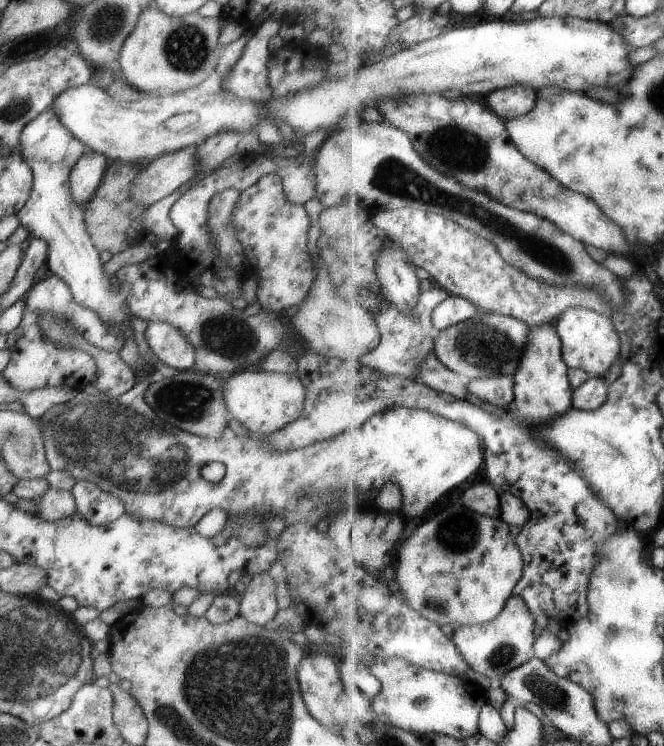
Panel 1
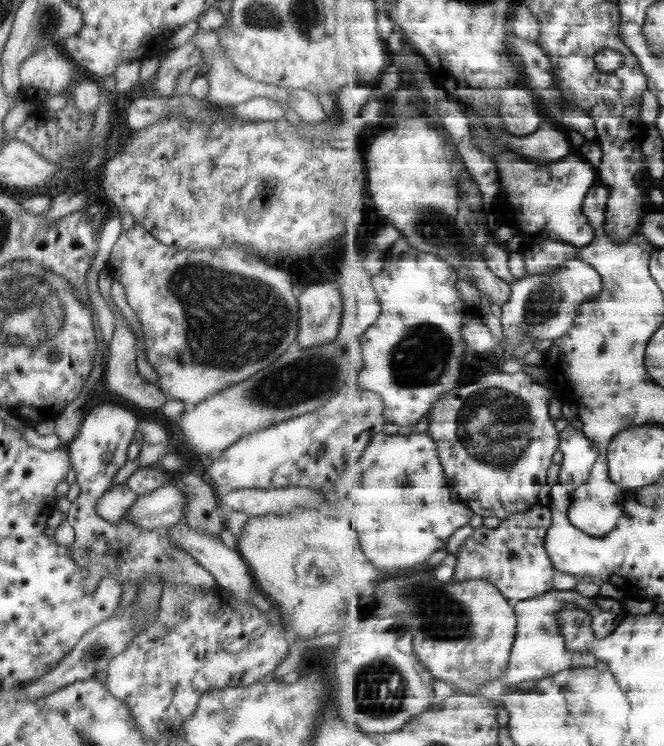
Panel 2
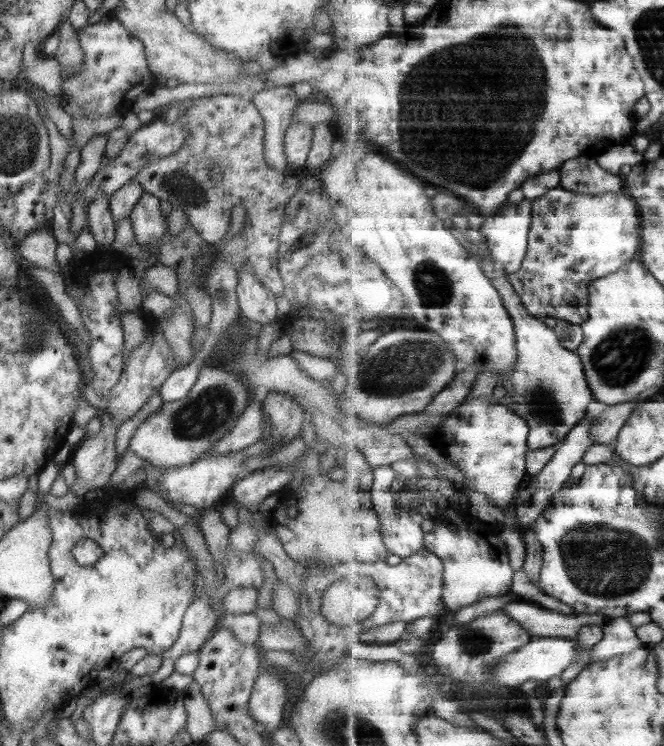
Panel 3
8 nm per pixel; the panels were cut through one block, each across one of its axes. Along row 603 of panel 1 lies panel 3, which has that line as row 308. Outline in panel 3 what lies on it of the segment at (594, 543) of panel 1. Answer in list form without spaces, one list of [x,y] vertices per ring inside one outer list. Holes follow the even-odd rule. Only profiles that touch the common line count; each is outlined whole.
[[[561,186],[551,189],[547,194],[543,194],[541,198],[533,200],[532,225],[530,228],[530,242],[527,256],[523,262],[522,268],[519,269],[517,273],[507,273],[507,276],[509,276],[515,290],[518,291],[523,304],[526,306],[527,310],[535,316],[535,318],[543,320],[544,318],[547,318],[547,316],[550,316],[557,321],[567,320],[567,322],[581,325],[590,317],[590,293],[588,292],[590,284],[598,278],[603,278],[604,276],[617,272],[623,266],[627,265],[627,262],[632,262],[639,258],[639,252],[642,250],[641,222],[642,220],[639,220],[637,204],[635,204],[629,196],[621,194],[621,191],[619,191],[619,194],[611,194],[611,192],[607,192],[607,194],[597,194],[597,196],[591,194],[591,196],[589,196],[589,194],[574,193],[570,190],[565,190]]]

